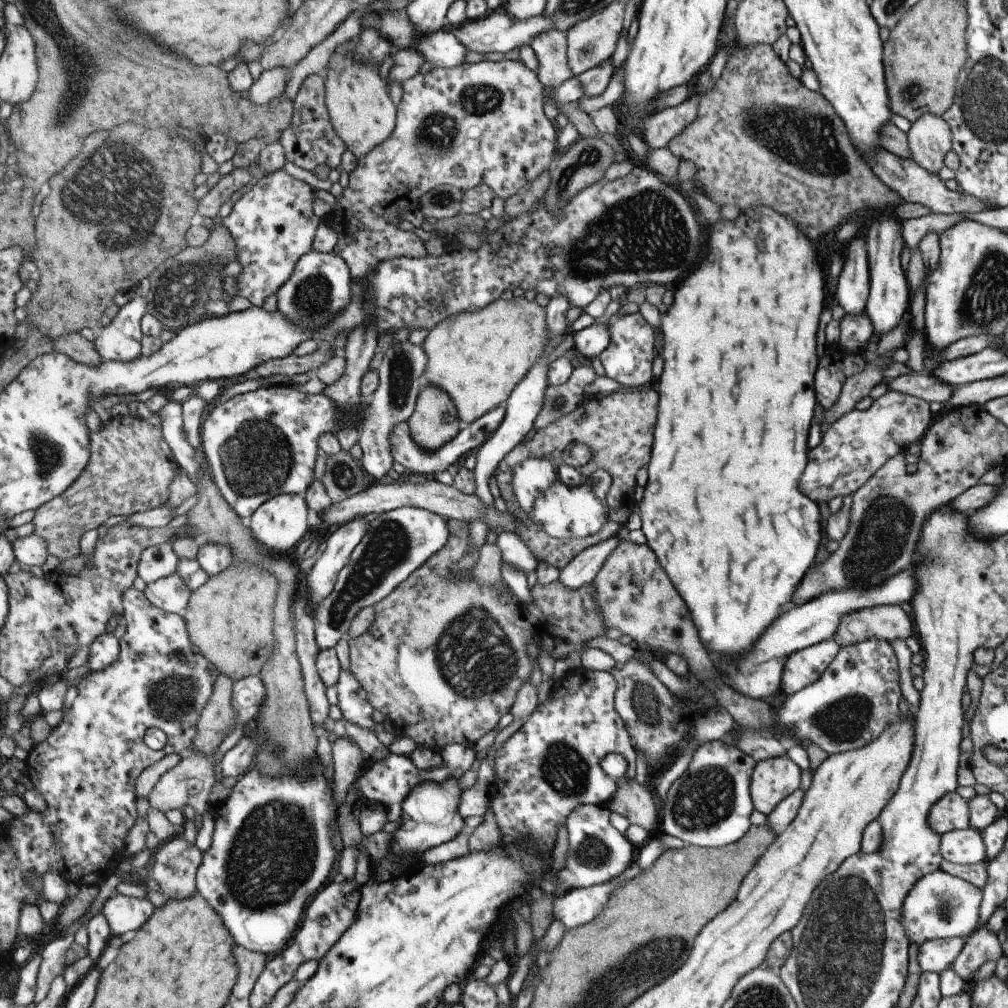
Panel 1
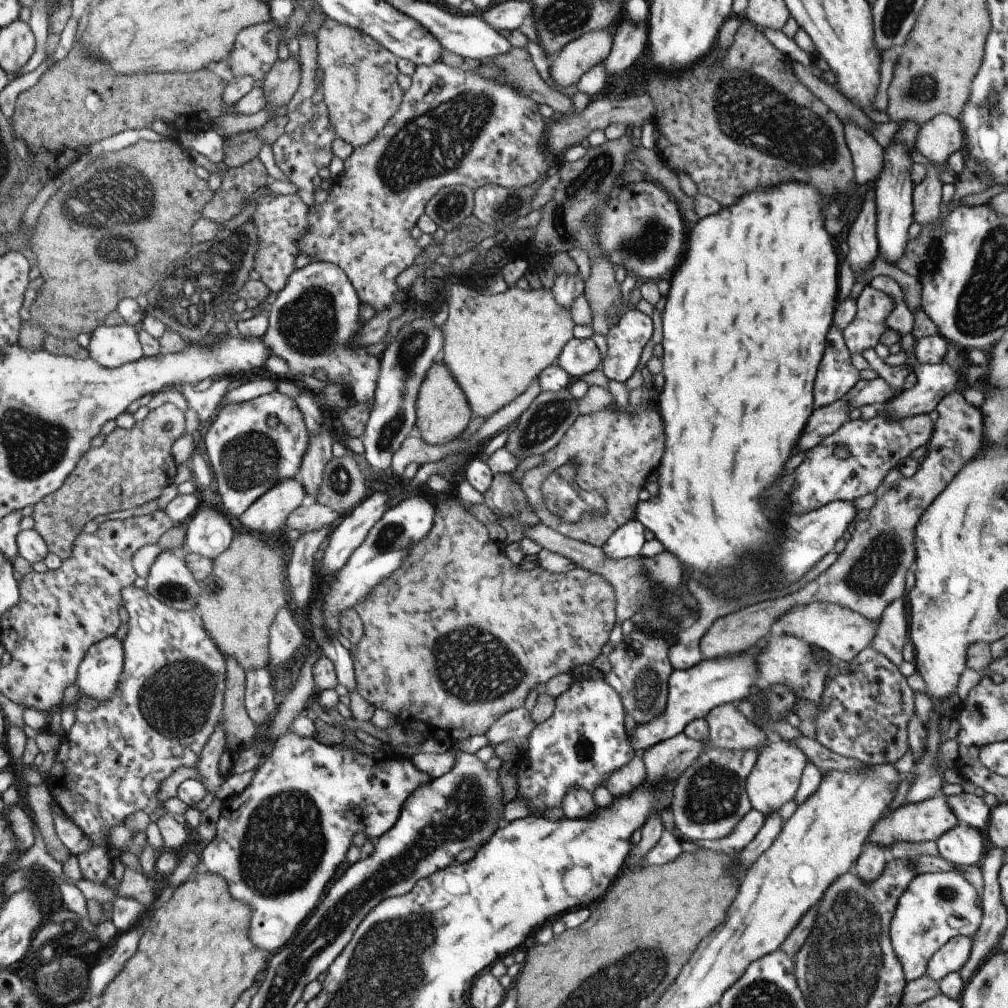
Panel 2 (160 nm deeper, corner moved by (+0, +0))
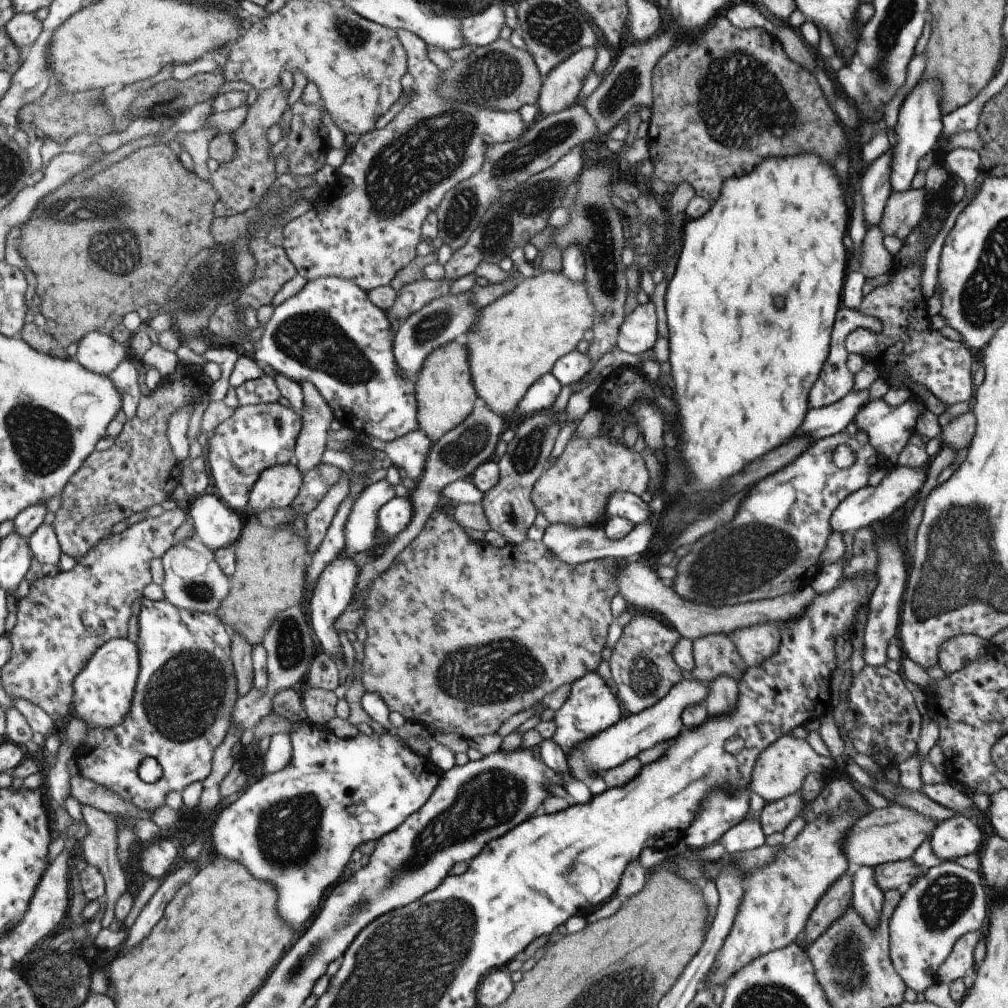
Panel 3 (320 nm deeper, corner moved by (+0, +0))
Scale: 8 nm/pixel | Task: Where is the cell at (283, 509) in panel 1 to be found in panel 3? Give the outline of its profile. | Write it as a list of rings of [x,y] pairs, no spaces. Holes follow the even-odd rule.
[[[295,461],[268,468],[255,483],[249,507],[258,515],[269,509],[292,507],[302,491],[304,478]]]

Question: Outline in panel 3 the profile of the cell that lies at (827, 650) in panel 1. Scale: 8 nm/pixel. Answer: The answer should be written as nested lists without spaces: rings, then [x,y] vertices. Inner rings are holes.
[[[771,622],[755,624],[753,632],[751,632],[751,626],[737,628],[733,634],[729,634],[729,638],[733,640],[741,660],[747,666],[755,666],[755,664],[763,662],[763,658],[767,658],[769,654],[775,652],[777,642],[779,642],[779,630]]]

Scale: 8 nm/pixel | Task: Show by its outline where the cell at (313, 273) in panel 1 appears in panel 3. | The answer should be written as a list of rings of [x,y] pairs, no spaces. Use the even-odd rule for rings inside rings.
[[[323,277],[314,281],[308,281],[295,296],[285,300],[274,309],[274,312],[264,328],[260,342],[255,346],[254,358],[262,366],[269,364],[276,373],[283,373],[289,378],[303,381],[311,381],[319,392],[326,398],[326,401],[334,410],[335,418],[345,427],[349,427],[359,436],[367,436],[375,440],[389,443],[399,440],[403,435],[418,428],[416,398],[414,395],[414,380],[402,375],[396,358],[393,353],[394,335],[389,331],[390,322],[385,312],[373,305],[368,299],[366,292],[351,281],[337,277]]]

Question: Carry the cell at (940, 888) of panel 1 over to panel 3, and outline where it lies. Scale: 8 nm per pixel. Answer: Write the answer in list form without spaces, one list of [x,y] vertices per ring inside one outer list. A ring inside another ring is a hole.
[[[941,861],[940,864],[928,868],[925,876],[919,878],[910,888],[903,889],[899,902],[888,918],[888,945],[893,970],[906,988],[919,993],[939,982],[936,974],[938,968],[951,952],[957,939],[975,929],[983,930],[988,912],[985,910],[987,900],[981,877],[978,871],[961,867],[954,861]]]

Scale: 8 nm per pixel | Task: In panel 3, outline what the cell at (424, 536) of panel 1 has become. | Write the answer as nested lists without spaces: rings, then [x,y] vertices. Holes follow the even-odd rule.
[[[393,497],[378,510],[378,526],[381,529],[387,541],[379,544],[374,549],[377,553],[385,548],[401,530],[403,530],[412,519],[414,513],[409,497]]]

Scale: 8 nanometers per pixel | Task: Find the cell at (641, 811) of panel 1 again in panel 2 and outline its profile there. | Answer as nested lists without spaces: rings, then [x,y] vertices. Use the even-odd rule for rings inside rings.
[[[635,754],[626,765],[620,766],[617,770],[611,771],[606,780],[606,788],[613,798],[631,792],[643,782],[645,768],[641,758]]]

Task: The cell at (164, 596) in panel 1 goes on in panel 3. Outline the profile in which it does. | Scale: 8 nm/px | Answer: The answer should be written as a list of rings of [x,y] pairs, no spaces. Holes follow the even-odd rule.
[[[197,534],[178,541],[161,560],[166,572],[165,582],[161,585],[165,600],[176,604],[179,608],[217,613],[223,601],[231,594],[231,576],[219,564],[216,551]]]

